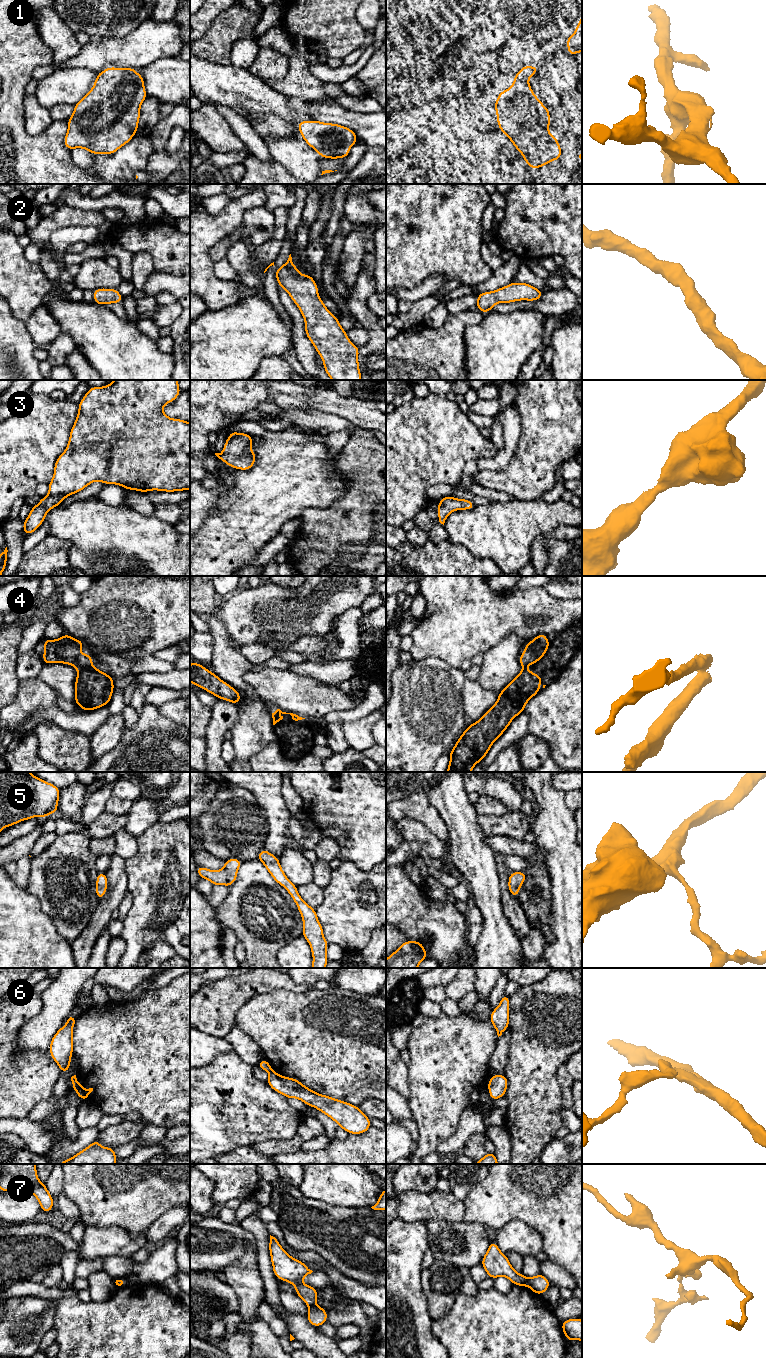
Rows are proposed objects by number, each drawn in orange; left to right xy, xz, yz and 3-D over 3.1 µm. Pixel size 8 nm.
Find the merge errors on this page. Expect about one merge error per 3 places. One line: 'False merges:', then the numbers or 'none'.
False merges: 4, 6, 7

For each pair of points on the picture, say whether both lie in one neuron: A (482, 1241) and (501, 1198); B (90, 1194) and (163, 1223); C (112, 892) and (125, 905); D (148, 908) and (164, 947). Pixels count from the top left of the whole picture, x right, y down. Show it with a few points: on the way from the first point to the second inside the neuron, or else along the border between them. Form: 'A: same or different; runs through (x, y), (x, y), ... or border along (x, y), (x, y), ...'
A: different; border along (463, 1220), (478, 1222), (485, 1228)
B: different; border along (175, 1206), (164, 1212), (146, 1230)
C: different; border along (127, 890), (116, 909)
D: different; border along (164, 939), (158, 940), (149, 950)

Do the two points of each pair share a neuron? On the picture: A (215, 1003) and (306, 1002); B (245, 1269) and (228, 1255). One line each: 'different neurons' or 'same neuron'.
A: different neurons
B: different neurons

